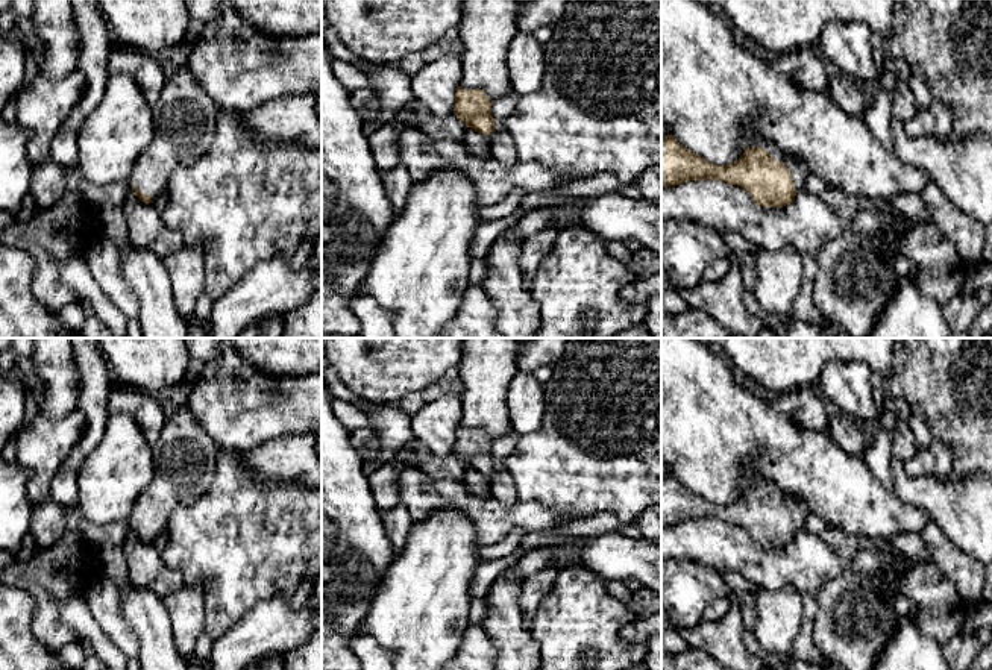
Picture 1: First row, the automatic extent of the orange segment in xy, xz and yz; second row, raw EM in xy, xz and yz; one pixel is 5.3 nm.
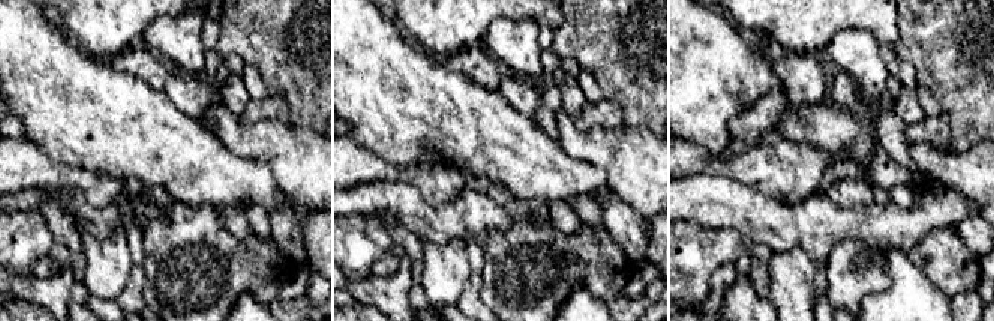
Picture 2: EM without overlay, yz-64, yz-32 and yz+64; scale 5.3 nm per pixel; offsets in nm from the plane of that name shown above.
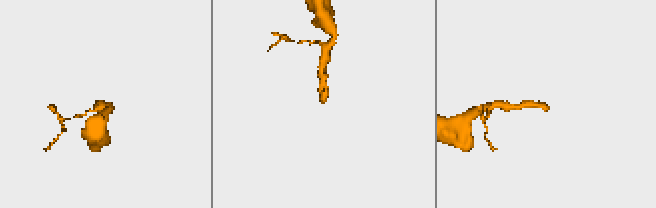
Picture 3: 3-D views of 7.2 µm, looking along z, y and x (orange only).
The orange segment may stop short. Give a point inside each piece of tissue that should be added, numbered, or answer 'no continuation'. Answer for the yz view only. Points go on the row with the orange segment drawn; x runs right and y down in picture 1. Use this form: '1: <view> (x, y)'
1: yz (800, 173)

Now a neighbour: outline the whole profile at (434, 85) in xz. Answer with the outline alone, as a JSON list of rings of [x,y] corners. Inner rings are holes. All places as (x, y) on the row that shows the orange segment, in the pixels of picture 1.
[[[449,55],[425,64],[411,76],[411,89],[416,100],[437,117],[454,114],[455,92],[460,83],[461,58]]]

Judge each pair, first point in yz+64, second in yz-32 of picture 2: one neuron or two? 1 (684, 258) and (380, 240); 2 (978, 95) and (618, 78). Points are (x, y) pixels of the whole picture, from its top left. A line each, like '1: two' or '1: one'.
1: one
2: one

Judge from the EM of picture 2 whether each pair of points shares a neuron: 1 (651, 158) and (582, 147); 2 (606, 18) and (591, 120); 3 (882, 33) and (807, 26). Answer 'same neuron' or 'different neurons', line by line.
1: same neuron
2: different neurons
3: same neuron

